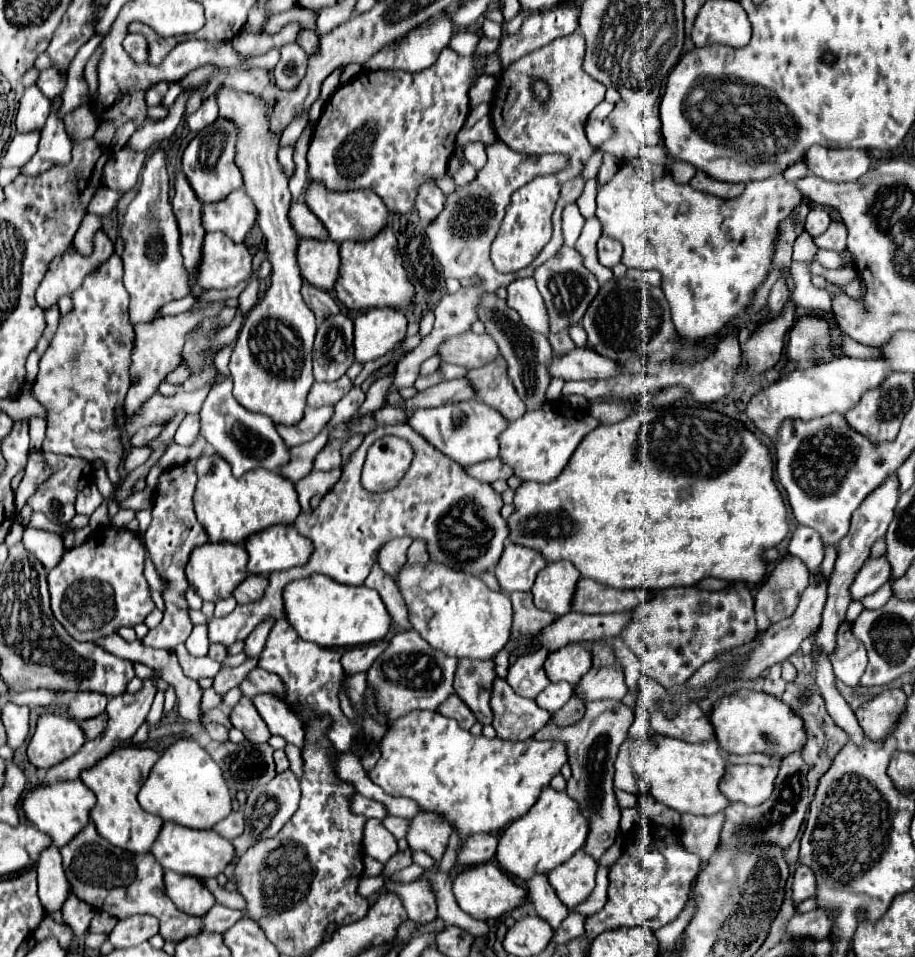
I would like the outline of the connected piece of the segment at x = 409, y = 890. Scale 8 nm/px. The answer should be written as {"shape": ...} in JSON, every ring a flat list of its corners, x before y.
{"shape":[[385,878,385,888,397,894,407,910,407,916,415,922,431,922,437,918,435,896,431,894,427,880,417,880,409,884,395,884,391,878]]}

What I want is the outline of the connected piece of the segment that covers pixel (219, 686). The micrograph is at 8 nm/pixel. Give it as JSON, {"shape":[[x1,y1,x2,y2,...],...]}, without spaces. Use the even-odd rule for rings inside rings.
{"shape":[[257,658,247,660,245,664,237,666,237,668,221,668,221,670,219,670,219,674,215,676,213,690,215,690,215,692,219,692,219,694,229,692,231,688,239,686,255,666,257,666]]}

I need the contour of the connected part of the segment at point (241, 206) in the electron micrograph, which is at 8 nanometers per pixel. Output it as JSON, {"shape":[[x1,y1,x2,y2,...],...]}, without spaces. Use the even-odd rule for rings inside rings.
{"shape":[[245,190,231,192,225,200,201,206,201,222,205,232,223,232,237,244,243,242,245,234,257,220,257,208]]}

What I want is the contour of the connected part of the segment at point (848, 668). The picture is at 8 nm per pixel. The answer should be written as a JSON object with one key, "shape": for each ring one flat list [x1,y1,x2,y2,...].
{"shape":[[843,622,839,626,835,654,831,654,829,658,831,658,837,680,841,680,847,686,859,684,859,678,863,676,865,666,867,666,867,652,863,648,863,644,853,638,851,624]]}

